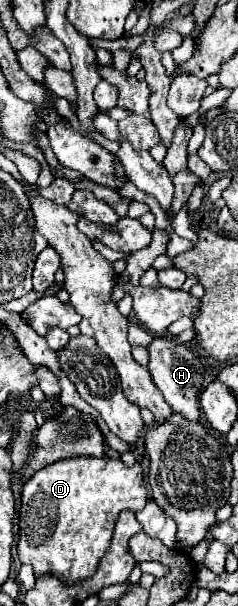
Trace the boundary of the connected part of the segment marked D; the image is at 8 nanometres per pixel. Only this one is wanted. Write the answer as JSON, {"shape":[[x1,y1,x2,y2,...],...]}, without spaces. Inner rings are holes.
{"shape":[[80,456,48,464,46,468,38,470,22,488,18,558,22,564,30,564,36,576,54,574,64,582,68,582,70,578,84,580,96,572,98,560,106,554,118,514,122,510,138,512,144,506,146,506,146,488,144,488,142,468,138,464,126,466,122,460,106,456,102,458]]}

